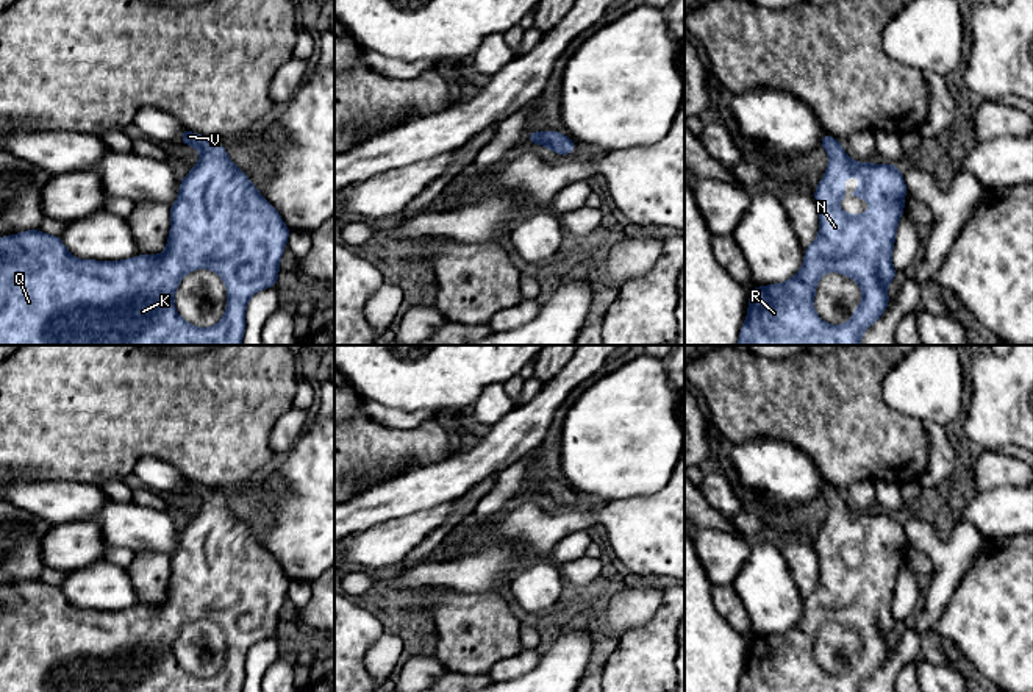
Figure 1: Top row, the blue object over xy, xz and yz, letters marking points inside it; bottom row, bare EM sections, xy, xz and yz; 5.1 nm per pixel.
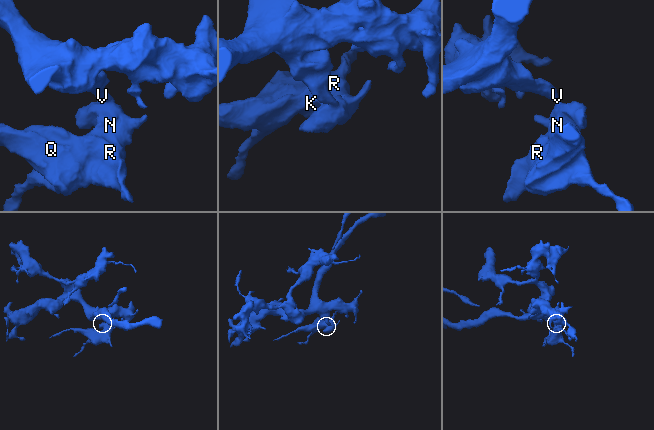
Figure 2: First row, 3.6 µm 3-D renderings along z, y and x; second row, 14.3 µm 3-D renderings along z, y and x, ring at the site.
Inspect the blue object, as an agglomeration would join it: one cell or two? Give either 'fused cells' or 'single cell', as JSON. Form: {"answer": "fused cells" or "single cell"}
{"answer": "single cell"}

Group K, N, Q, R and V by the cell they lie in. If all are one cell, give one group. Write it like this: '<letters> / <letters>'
K N Q R V

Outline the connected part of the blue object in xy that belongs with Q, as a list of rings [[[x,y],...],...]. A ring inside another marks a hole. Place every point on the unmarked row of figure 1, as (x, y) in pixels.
[[[183,478],[181,492],[198,500],[200,509],[180,531],[178,548],[170,555],[170,580],[163,603],[120,611],[78,609],[59,586],[39,580],[0,587],[0,692],[242,692],[248,650],[263,639],[277,637],[291,580],[219,490]],[[198,619],[216,622],[227,636],[225,664],[209,678],[186,672],[173,653],[183,626]]]

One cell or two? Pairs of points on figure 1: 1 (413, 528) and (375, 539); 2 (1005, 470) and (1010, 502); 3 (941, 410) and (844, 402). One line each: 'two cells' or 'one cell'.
1: one cell
2: two cells
3: two cells

